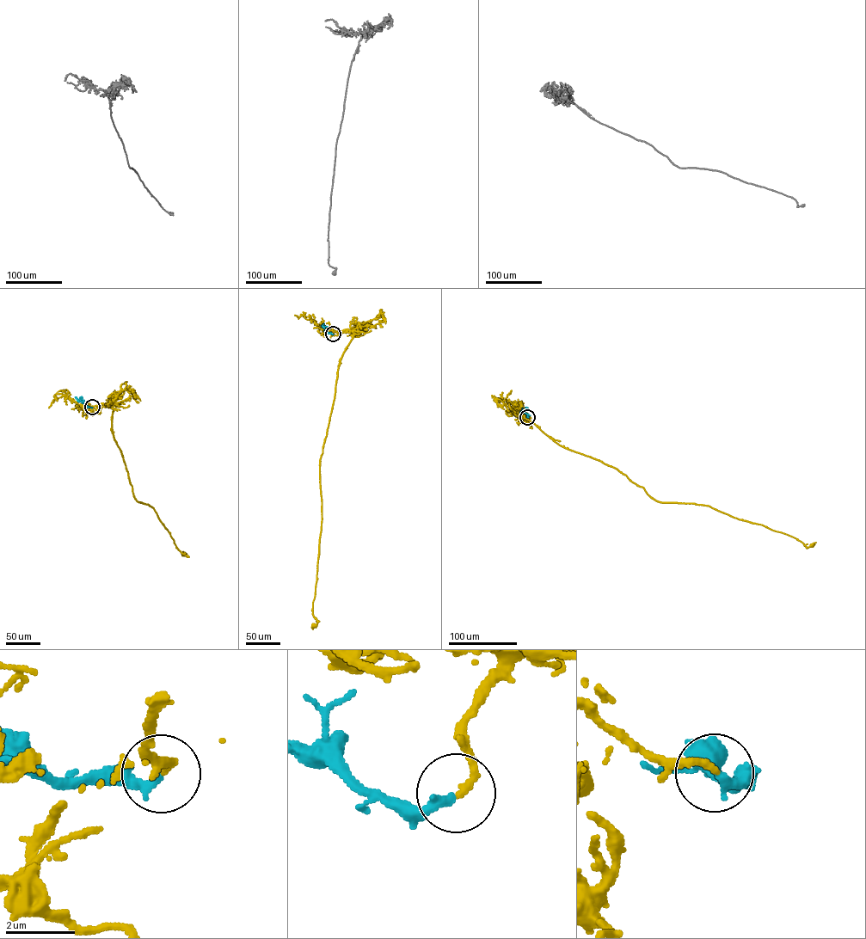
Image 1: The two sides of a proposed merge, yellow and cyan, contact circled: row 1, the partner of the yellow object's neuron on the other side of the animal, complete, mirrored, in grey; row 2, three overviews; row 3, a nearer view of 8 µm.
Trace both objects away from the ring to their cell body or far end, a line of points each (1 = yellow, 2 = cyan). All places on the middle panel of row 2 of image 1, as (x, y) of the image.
1: (333, 334), (347, 329), (353, 334), (338, 369), (320, 463), (322, 519), (312, 610), (319, 621), (314, 625)
2: (333, 334), (326, 331), (324, 323)

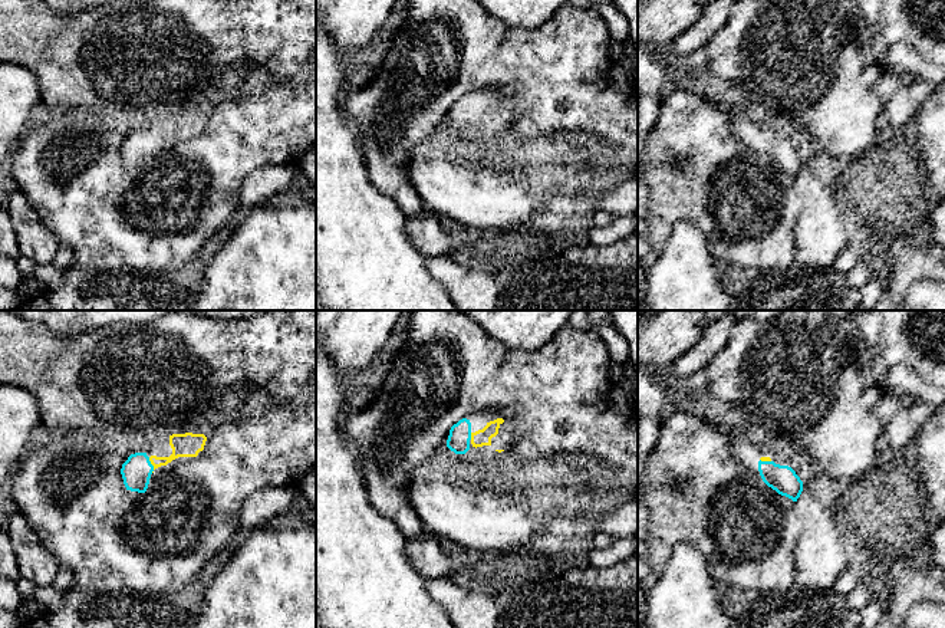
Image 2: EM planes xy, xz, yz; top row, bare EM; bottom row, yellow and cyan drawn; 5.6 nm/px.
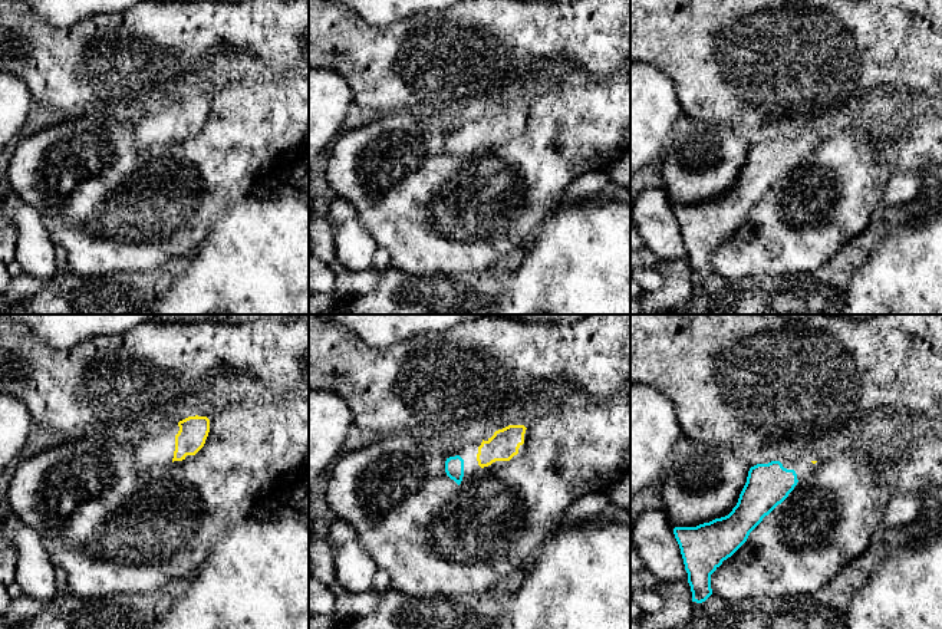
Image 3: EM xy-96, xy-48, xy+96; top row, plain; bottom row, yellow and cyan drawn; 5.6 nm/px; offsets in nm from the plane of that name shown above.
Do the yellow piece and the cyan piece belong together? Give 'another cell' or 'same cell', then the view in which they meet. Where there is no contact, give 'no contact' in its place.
same cell; meets yellow in xy

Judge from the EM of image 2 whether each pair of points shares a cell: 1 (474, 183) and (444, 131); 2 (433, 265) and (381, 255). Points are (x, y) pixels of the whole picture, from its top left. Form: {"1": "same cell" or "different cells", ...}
{"1": "same cell", "2": "different cells"}

